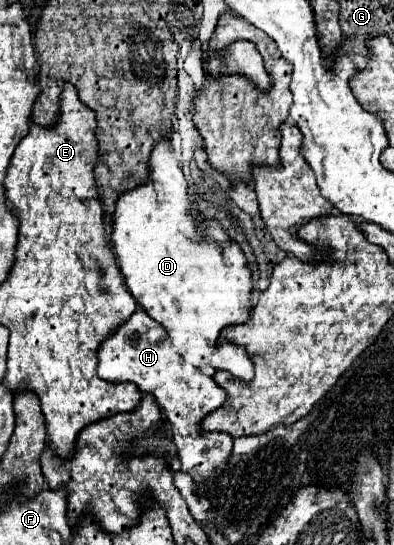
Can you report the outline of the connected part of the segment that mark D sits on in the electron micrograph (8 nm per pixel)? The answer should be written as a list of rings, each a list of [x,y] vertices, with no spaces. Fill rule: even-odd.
[[[161,138],[151,150],[147,182],[143,186],[137,186],[135,190],[123,192],[117,198],[115,212],[111,214],[109,232],[111,232],[109,234],[111,246],[119,260],[119,268],[125,278],[127,290],[133,294],[137,304],[143,310],[147,310],[147,314],[153,320],[165,326],[179,354],[197,368],[211,366],[215,370],[227,370],[245,382],[253,380],[253,364],[245,348],[235,344],[217,346],[219,332],[225,326],[249,320],[249,312],[251,312],[249,292],[253,284],[251,284],[251,272],[247,268],[247,260],[241,248],[223,232],[223,228],[217,222],[205,221],[198,211],[189,209],[187,180],[179,168],[171,138]]]

